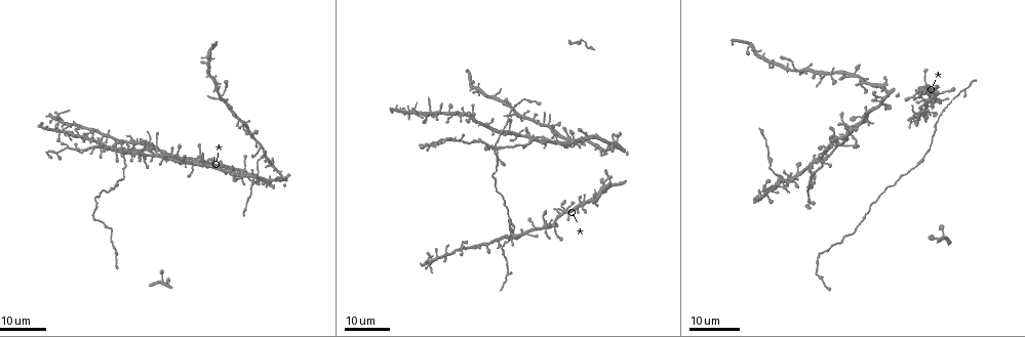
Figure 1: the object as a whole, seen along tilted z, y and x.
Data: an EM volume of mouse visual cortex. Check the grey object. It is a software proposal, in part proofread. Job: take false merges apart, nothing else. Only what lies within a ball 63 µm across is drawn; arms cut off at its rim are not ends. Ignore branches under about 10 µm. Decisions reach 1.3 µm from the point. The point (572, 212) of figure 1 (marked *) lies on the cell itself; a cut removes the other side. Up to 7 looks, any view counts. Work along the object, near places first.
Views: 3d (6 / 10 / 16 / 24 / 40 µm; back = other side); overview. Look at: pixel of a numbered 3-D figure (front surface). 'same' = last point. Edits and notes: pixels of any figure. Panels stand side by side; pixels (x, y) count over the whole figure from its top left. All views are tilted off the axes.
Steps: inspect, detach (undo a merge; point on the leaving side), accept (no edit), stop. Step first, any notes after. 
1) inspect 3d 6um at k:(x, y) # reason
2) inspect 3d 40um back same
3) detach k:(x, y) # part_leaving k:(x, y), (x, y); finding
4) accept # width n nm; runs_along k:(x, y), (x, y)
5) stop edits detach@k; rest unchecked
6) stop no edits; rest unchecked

inspect 3d 16um at 1:(238, 119) # two arms in line, one across

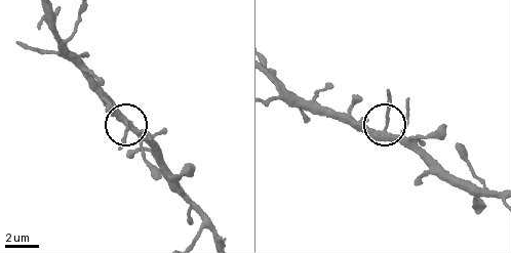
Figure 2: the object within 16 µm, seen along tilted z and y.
inspect 3d 6um at 2:(382, 134)

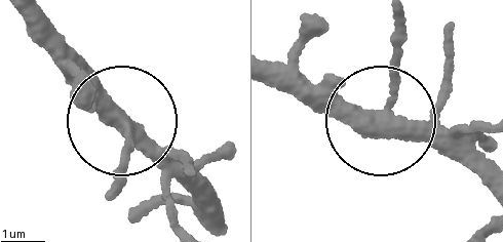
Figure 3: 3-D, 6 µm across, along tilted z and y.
accept # arms 3; continuous, no second cell

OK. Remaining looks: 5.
inspect 3d 24um at 1:(129, 143) # a fork

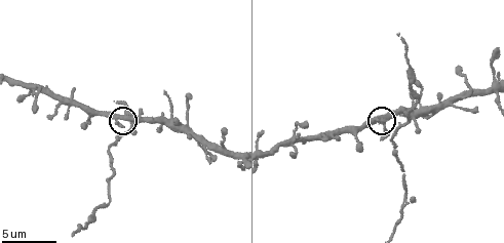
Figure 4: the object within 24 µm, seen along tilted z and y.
inspect 3d 6um at 4:(125, 119) # closer look

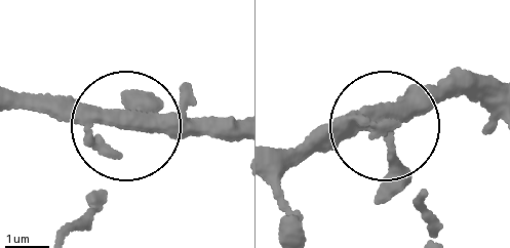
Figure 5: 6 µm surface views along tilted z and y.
accept # arms 3; all the same cell

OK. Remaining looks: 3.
inspect 3d 24um at 1:(529, 139) # small branch off a trunk

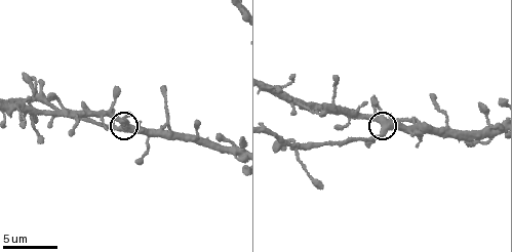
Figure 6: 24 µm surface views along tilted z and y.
inspect 3d 6um at 6:(380, 121)

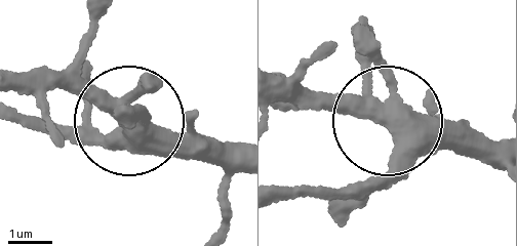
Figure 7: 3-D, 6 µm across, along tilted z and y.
accept # arms 5; runs_along 7:(498, 141), (395, 124), (389, 169), (351, 193); all the same cell

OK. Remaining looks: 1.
inspect 3d 16um at 6:(293, 144)

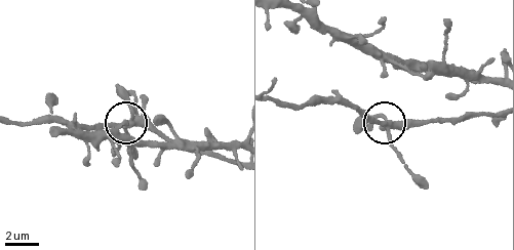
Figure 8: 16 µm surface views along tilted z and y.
accept # all the same cell

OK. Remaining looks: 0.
stop no edits; rest unchecked

